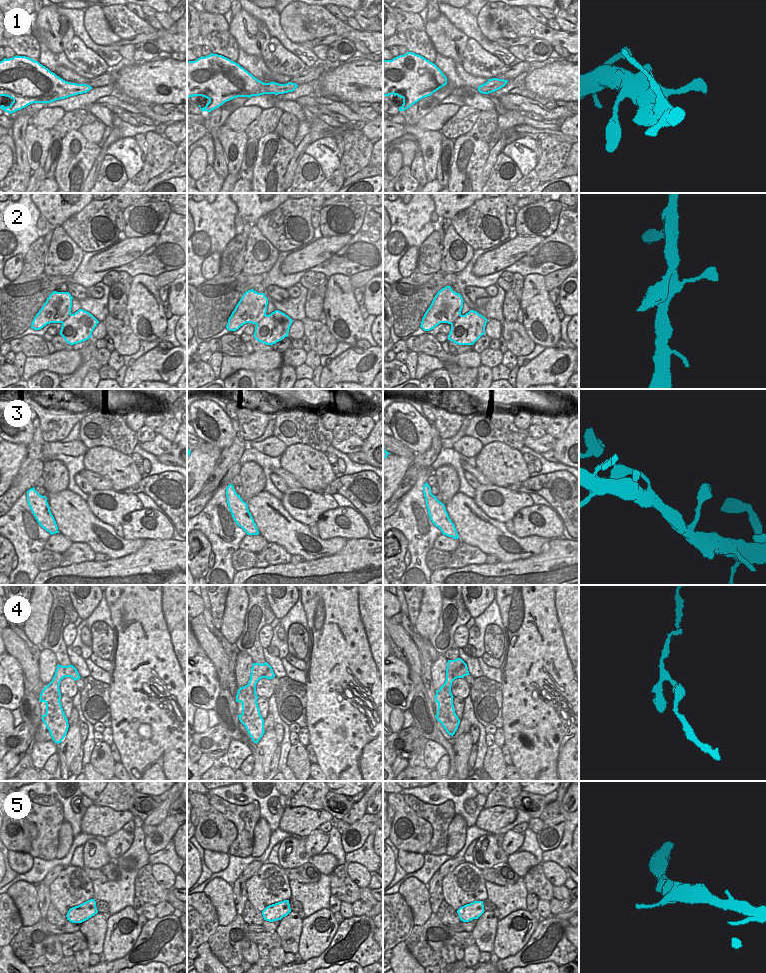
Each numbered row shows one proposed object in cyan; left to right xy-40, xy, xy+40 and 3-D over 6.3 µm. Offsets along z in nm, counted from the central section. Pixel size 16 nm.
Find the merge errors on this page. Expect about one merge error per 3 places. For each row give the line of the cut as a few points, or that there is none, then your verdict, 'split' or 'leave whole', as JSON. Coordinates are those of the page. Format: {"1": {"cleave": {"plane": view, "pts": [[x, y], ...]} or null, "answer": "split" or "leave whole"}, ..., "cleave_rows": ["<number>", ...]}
{"1": {"cleave": null, "answer": "leave whole"}, "2": {"cleave": null, "answer": "leave whole"}, "3": {"cleave": null, "answer": "leave whole"}, "4": {"cleave": null, "answer": "leave whole"}, "5": {"cleave": null, "answer": "leave whole"}, "cleave_rows": []}

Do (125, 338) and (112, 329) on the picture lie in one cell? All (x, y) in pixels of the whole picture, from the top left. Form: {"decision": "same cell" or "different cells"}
{"decision": "same cell"}

